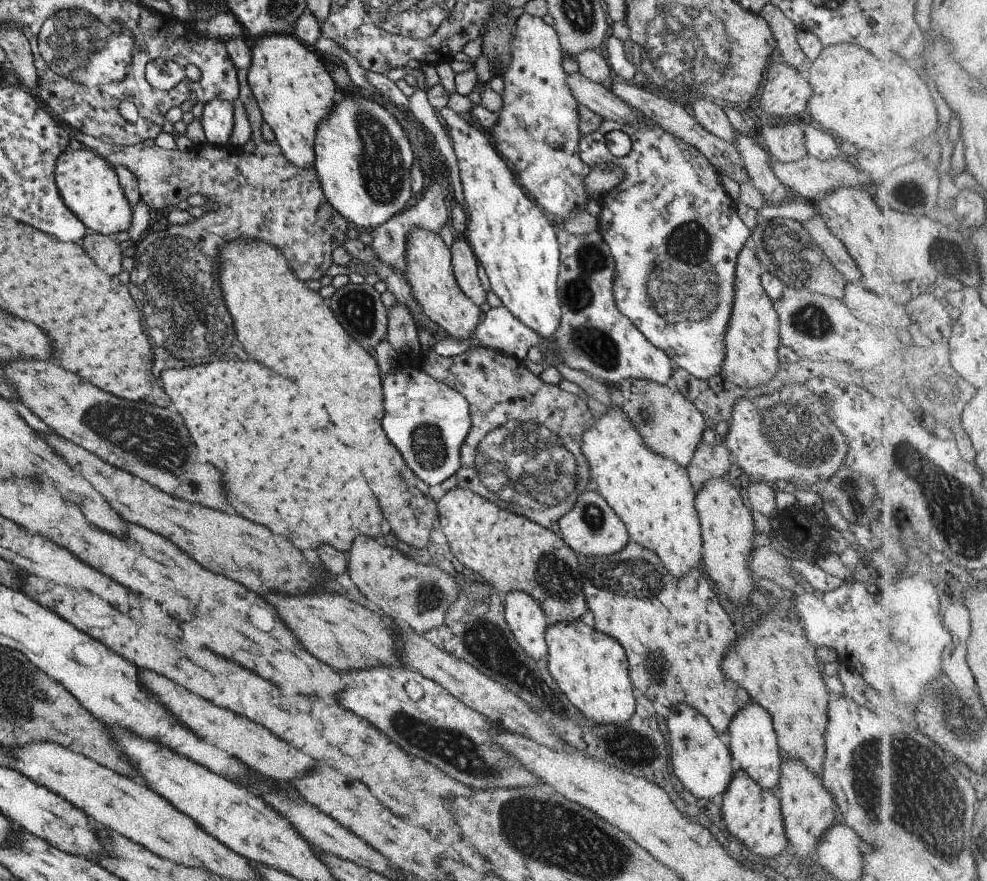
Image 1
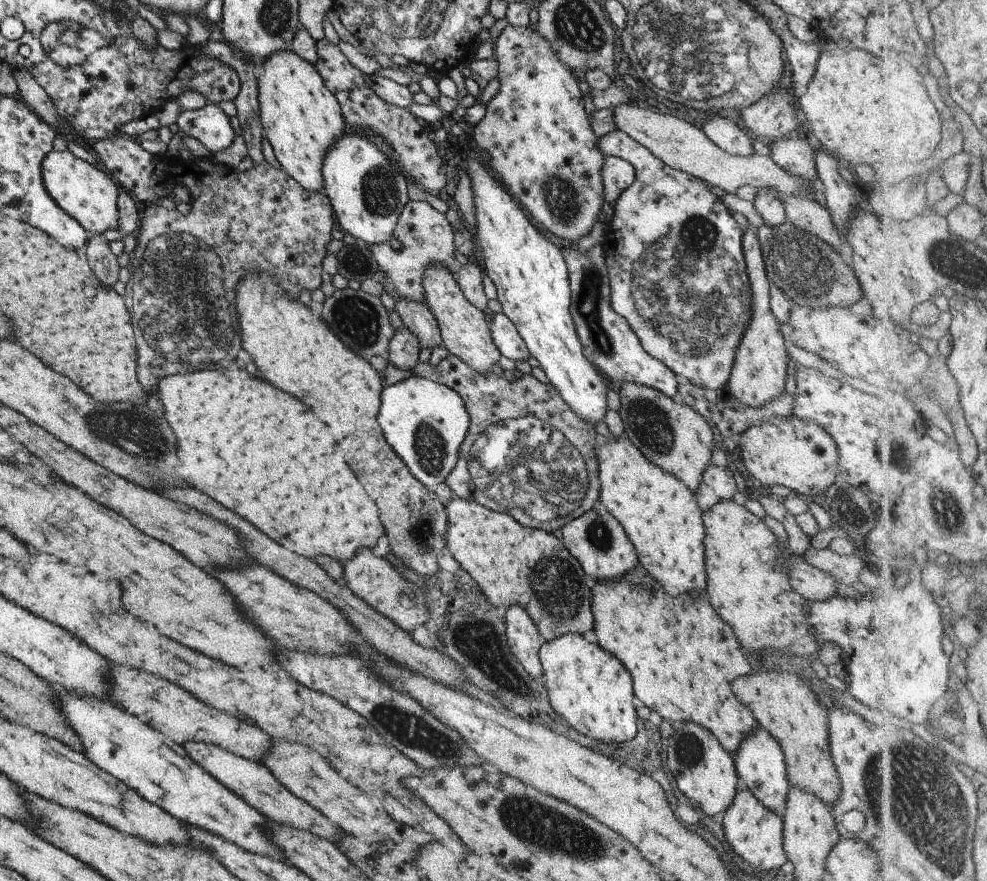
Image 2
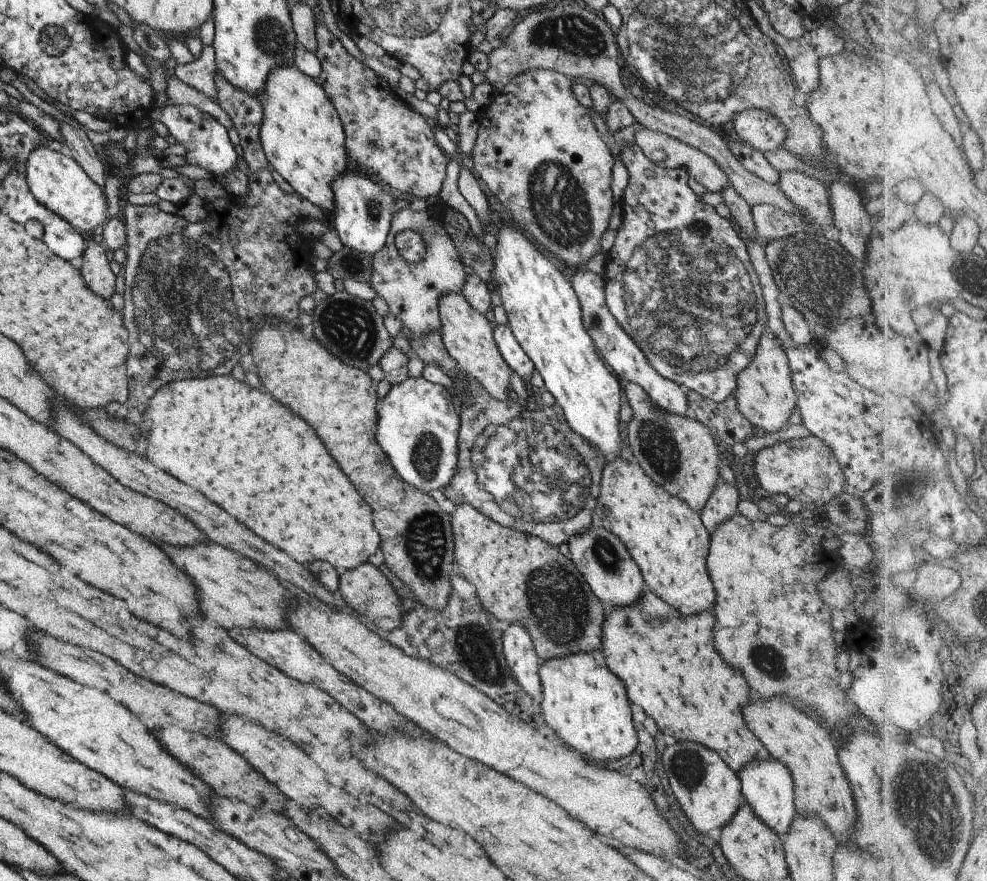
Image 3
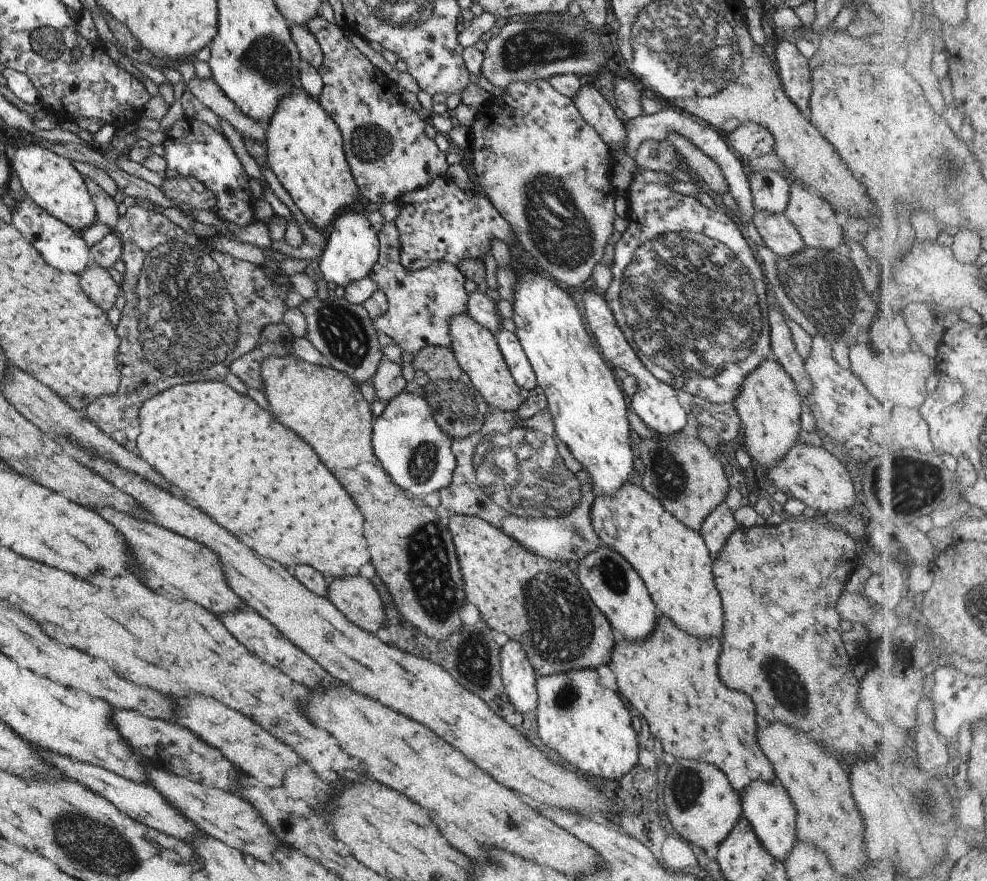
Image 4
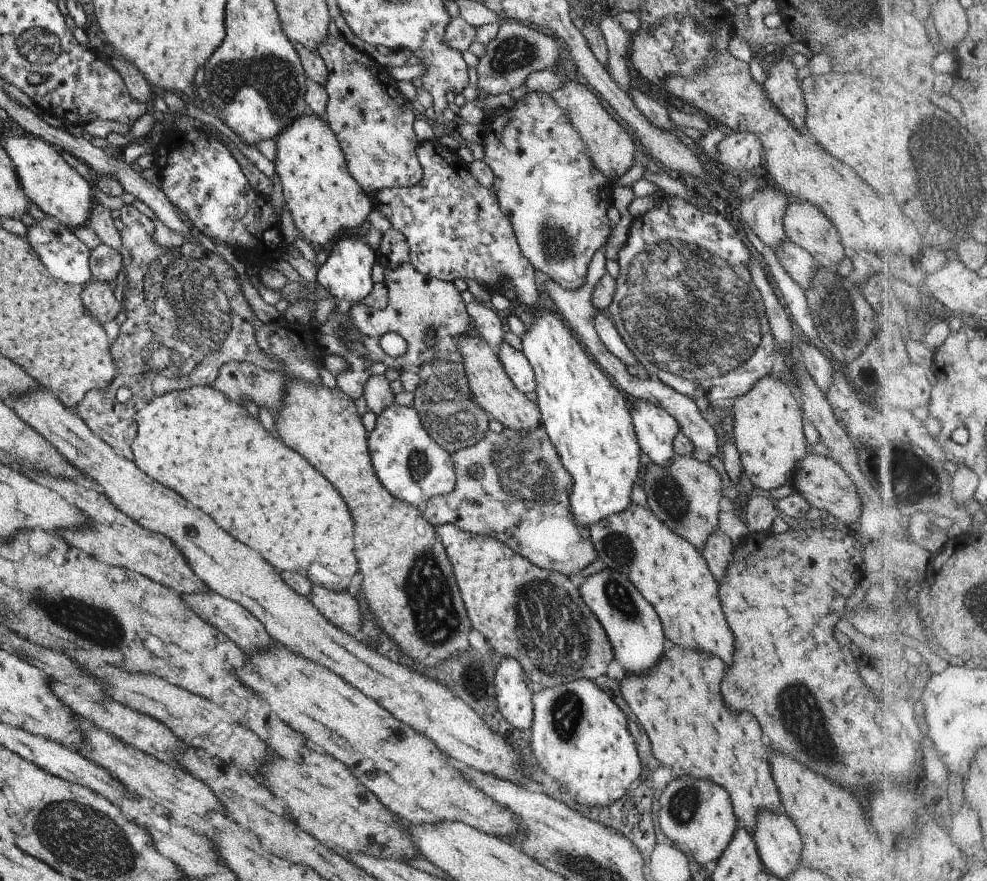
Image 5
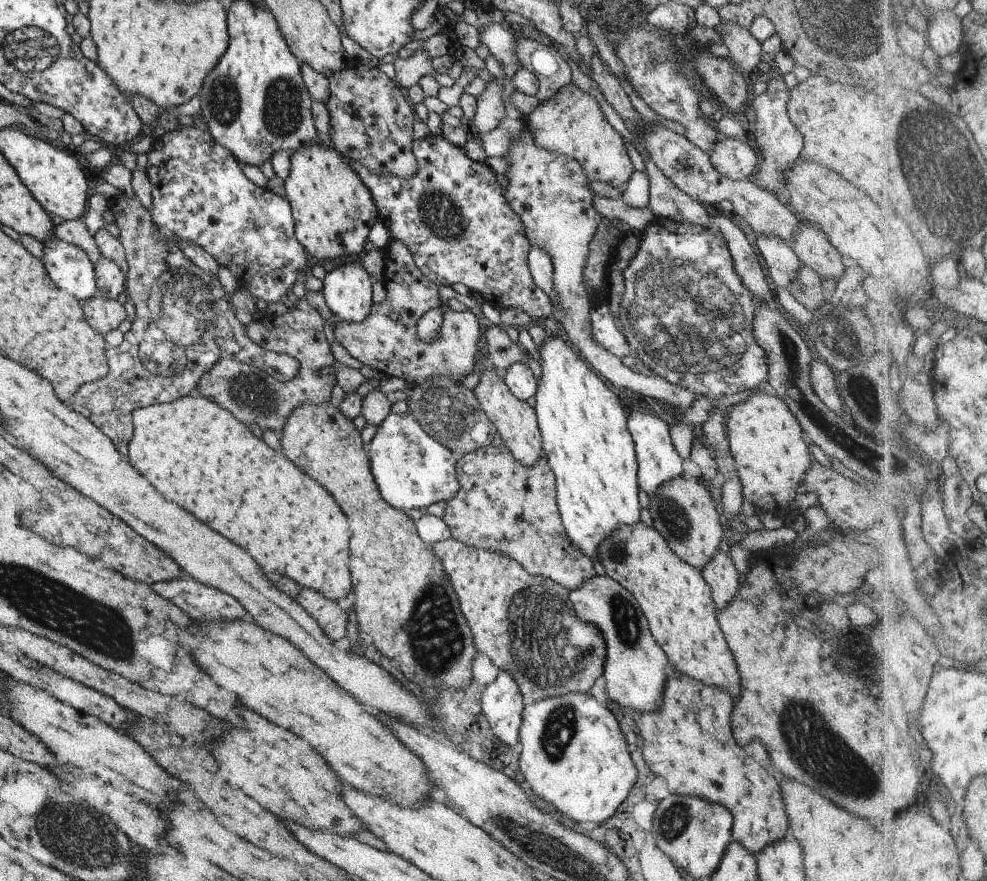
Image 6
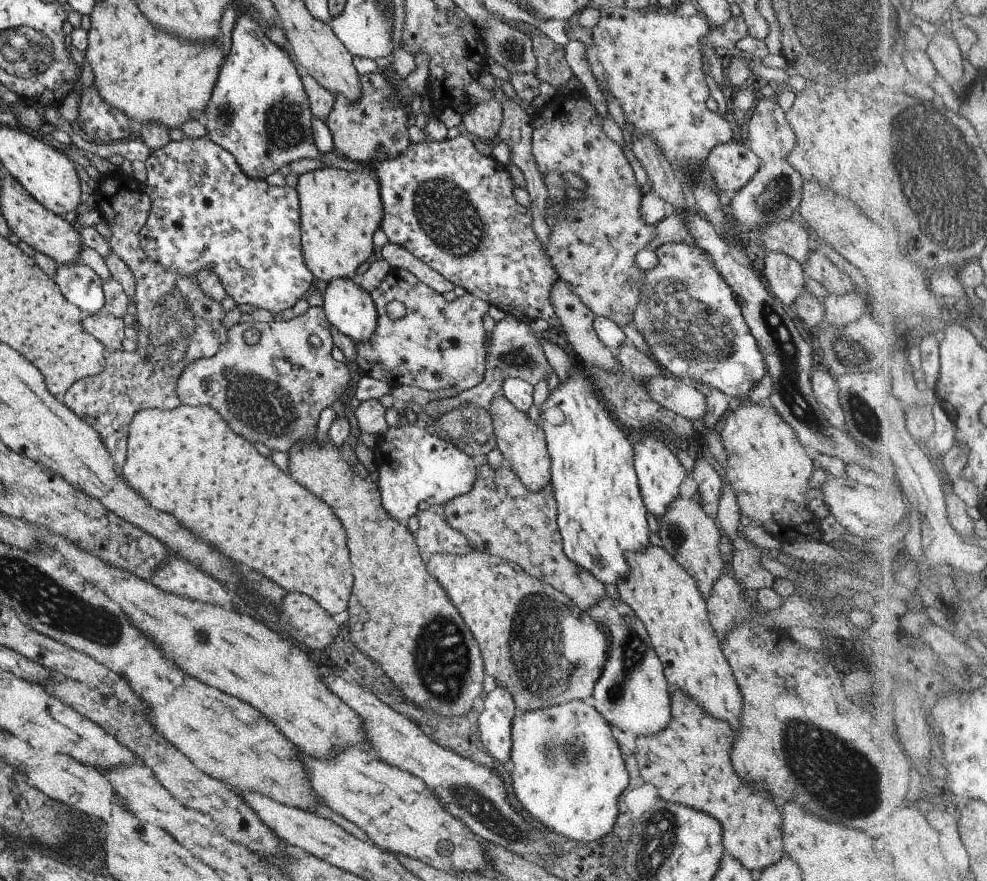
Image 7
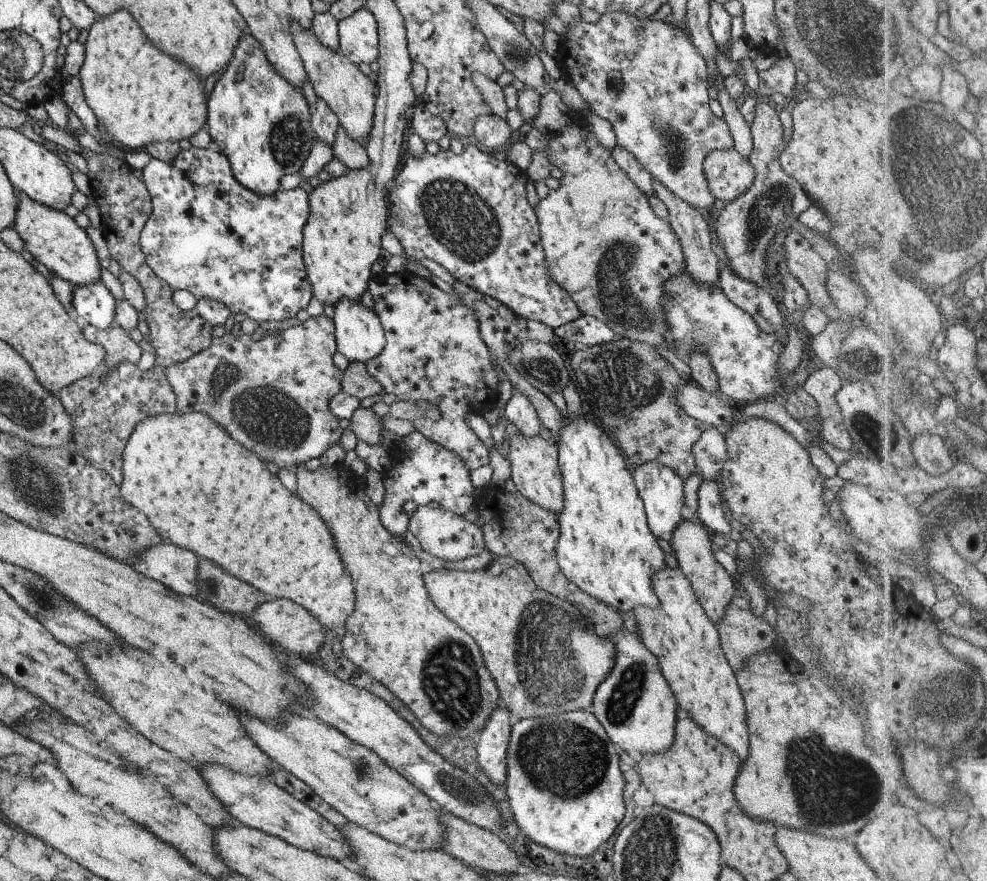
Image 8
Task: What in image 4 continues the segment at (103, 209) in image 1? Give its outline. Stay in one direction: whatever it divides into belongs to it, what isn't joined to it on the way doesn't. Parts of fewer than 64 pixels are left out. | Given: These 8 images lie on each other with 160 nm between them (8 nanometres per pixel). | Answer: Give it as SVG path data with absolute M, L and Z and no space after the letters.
M36 140L11 149L8 157L10 168L15 171L24 194L47 214L58 218L76 232L82 232L95 222L96 210L86 189L84 178L73 168L69 159L47 148L39 147Z

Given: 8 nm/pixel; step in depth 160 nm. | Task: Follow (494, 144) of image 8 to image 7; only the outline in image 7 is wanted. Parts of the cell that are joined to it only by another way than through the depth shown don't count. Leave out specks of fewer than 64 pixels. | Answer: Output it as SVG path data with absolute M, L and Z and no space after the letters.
M489 97L471 107L462 120L470 137L491 144L496 138L501 119L500 101L495 97Z

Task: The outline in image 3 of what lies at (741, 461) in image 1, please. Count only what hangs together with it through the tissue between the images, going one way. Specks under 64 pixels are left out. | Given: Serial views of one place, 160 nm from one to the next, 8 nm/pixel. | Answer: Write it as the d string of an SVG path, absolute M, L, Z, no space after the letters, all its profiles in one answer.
M816 436L790 439L776 442L768 447L761 447L756 453L749 456L752 461L751 472L757 477L758 483L769 494L785 494L790 499L799 500L803 506L814 509L823 508L832 496L844 490L844 473L838 465L832 450Z

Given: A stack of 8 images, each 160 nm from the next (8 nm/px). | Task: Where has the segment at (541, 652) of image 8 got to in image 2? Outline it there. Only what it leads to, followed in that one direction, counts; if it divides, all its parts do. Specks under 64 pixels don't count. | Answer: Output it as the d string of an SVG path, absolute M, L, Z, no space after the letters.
M451 496L444 506L446 510L445 548L451 556L479 586L484 597L494 607L507 608L509 605L521 605L537 627L543 642L552 641L561 635L583 632L592 628L591 589L585 583L585 576L577 560L564 548L562 540L552 533L541 529L521 526L508 514L486 509L478 502Z

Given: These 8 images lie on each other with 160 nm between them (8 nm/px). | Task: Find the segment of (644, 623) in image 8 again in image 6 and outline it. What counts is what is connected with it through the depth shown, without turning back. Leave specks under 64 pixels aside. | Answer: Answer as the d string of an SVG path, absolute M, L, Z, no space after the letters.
M641 521L632 525L619 525L613 529L612 533L598 542L596 556L603 565L605 574L634 596L648 622L649 632L666 654L669 666L677 669L679 674L699 680L707 686L723 686L731 696L737 696L739 676L735 661L717 622L717 610L711 598L710 586L703 580L699 569L683 562L667 546L657 530Z

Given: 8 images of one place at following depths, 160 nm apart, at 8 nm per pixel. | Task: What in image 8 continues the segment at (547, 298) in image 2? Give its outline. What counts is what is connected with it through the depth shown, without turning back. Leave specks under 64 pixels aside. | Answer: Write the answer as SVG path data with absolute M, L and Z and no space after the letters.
M560 412L560 427L558 430L558 439L556 440L557 462L560 470L560 477L562 482L562 507L558 512L558 541L555 545L556 563L563 573L565 578L568 578L578 589L586 592L590 597L598 598L599 601L605 603L607 606L612 606L614 609L620 611L632 611L635 605L645 605L646 607L657 606L658 600L651 590L651 581L653 573L656 570L665 567L663 562L663 551L659 548L656 538L649 530L646 523L646 516L644 513L643 501L639 498L637 489L635 488L631 469L625 462L625 458L620 453L620 450L613 442L612 438L596 423L593 419L585 417L582 412L577 415L576 419L568 420L566 412Z

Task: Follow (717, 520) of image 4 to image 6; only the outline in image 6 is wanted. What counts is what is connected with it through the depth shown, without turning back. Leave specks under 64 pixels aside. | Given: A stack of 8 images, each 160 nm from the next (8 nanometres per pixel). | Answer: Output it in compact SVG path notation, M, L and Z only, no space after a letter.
M724 547L715 551L700 573L707 586L710 586L711 598L718 612L733 598L739 584L738 573L728 551Z

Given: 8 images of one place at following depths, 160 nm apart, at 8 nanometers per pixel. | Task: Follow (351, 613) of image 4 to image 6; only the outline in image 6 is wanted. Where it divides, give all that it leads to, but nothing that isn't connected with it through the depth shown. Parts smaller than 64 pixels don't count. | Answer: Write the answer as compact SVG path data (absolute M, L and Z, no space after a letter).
M306 588L299 591L295 600L319 624L327 639L339 640L341 636L345 636L347 614L333 600L321 598L321 594L315 594L313 590Z

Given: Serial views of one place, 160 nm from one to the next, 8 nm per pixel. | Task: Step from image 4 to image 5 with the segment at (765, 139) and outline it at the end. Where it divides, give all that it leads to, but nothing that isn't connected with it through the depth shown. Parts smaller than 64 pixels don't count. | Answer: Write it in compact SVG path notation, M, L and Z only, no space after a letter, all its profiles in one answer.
M739 130L717 143L717 162L721 164L721 170L730 175L739 170L748 171L761 163L761 149L762 144L756 134Z

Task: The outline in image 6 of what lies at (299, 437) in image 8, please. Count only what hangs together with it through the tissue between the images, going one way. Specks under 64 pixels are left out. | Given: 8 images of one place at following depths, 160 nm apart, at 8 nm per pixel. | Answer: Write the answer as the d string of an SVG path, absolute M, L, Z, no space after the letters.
M304 298L299 300L292 312L287 311L278 317L264 315L250 322L245 326L248 338L265 350L292 356L298 362L297 374L292 379L281 382L253 365L221 360L201 375L193 393L216 402L243 424L255 423L261 431L269 428L279 434L284 420L293 409L307 401L329 401L331 388L336 384L334 376L328 371L335 360L325 341L323 324L321 315Z

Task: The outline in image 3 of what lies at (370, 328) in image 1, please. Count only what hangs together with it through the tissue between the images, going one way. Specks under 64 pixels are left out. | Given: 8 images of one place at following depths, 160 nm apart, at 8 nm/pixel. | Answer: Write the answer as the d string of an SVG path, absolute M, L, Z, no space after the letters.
M335 291L332 295L315 303L311 312L312 336L319 341L329 352L333 353L341 362L366 371L368 366L378 364L383 353L392 345L392 338L385 331L382 316L372 307L372 301L363 302L359 297L350 295L347 291Z

